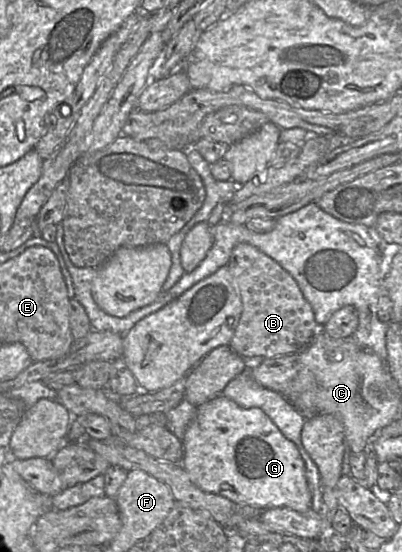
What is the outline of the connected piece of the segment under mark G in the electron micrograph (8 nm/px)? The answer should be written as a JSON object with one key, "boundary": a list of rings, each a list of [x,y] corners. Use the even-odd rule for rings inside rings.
{"boundary":[[[219,394],[196,407],[196,414],[182,439],[184,455],[181,461],[192,482],[205,492],[221,495],[239,505],[260,510],[288,507],[306,512],[312,507],[312,493],[306,478],[305,462],[295,445],[258,407],[242,408]]]}

